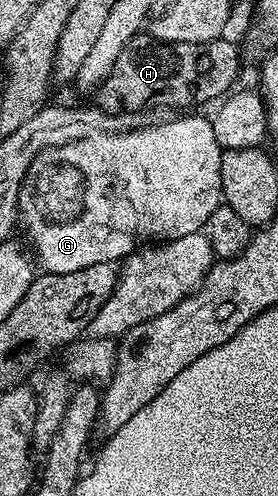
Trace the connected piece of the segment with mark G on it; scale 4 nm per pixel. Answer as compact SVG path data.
M180 114L177 120L169 124L149 123L143 128L136 128L127 132L96 133L81 140L70 140L63 144L54 144L43 148L30 162L30 170L20 183L18 194L18 224L28 235L27 243L30 245L31 255L37 265L41 264L44 272L54 274L70 274L70 270L82 270L86 266L94 266L94 262L117 262L123 261L132 255L141 246L152 241L163 242L165 240L177 240L186 234L194 234L201 231L207 225L208 219L214 214L216 208L221 207L222 193L220 183L222 182L222 149L218 138L214 138L214 123L204 116L188 116L192 114Z

